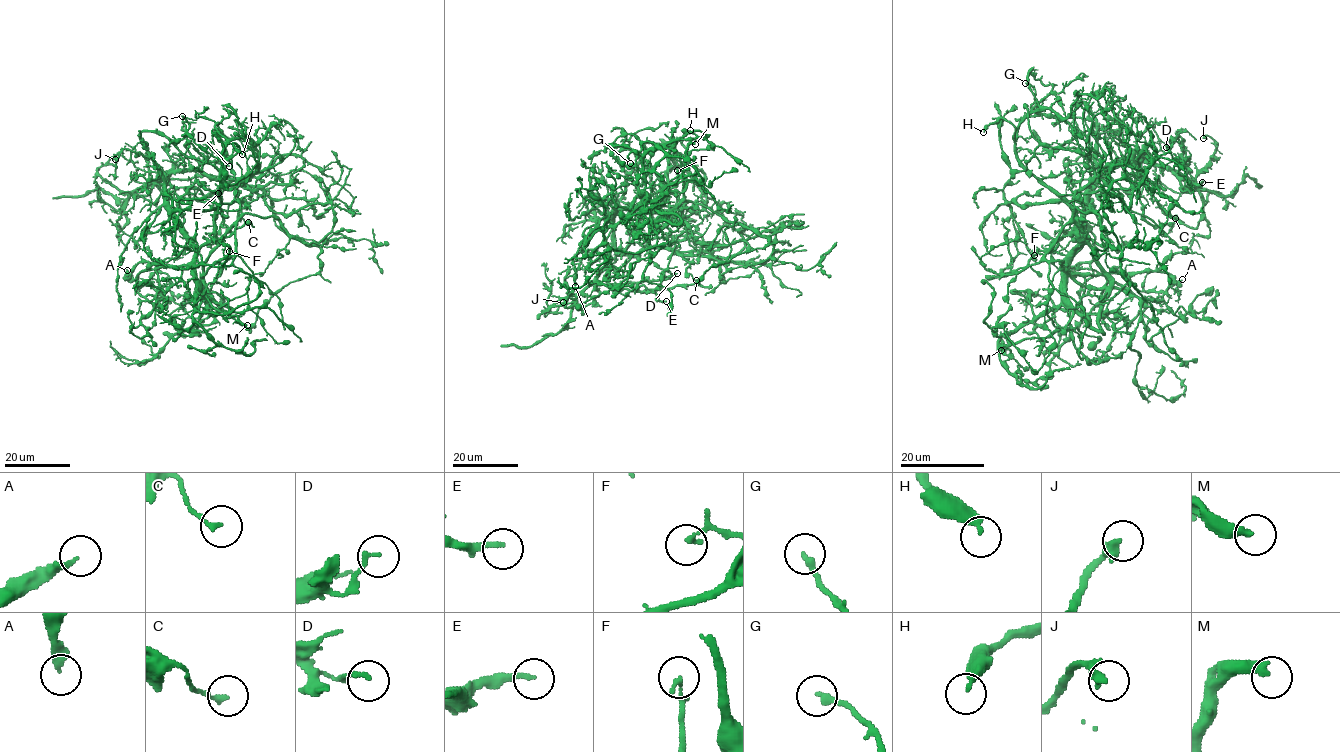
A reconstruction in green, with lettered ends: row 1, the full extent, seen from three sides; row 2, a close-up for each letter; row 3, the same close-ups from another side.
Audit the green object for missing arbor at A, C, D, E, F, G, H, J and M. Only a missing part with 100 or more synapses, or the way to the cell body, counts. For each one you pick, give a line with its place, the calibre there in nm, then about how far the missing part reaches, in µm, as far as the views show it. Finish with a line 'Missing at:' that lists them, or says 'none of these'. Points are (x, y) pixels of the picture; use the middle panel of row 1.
M: (695, 144) | 320 nm | 60 µm
Missing at: M

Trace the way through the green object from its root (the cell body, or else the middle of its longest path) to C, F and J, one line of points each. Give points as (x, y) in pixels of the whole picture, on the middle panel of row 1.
C: (630, 209), (614, 216), (614, 249), (632, 256), (650, 248), (676, 250), (696, 280)
F: (630, 209), (635, 209), (645, 201), (658, 205), (662, 201), (657, 193), (677, 184), (677, 170)
J: (630, 209), (614, 216), (609, 261), (601, 272), (545, 311), (555, 312), (563, 302)

